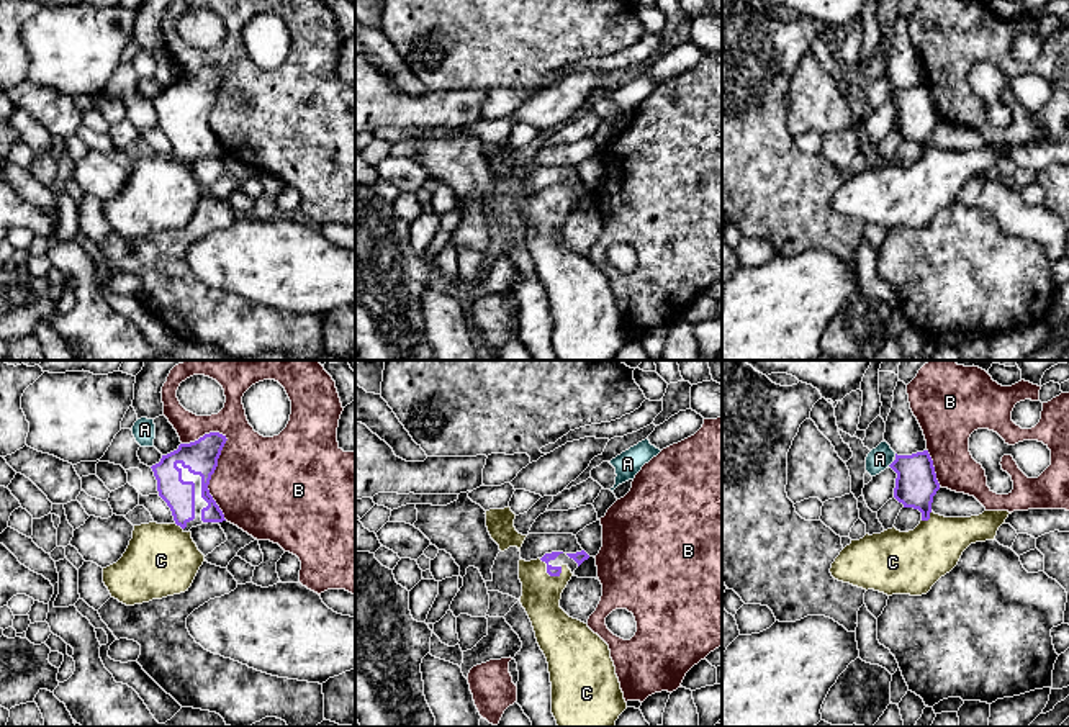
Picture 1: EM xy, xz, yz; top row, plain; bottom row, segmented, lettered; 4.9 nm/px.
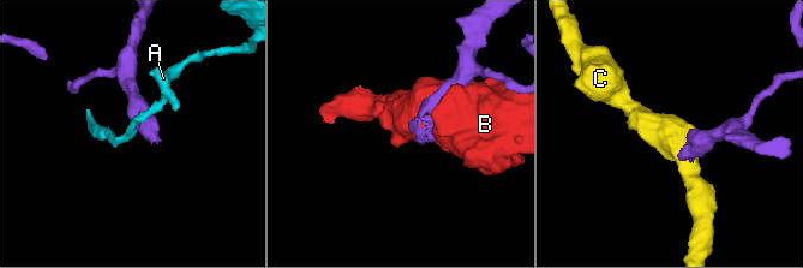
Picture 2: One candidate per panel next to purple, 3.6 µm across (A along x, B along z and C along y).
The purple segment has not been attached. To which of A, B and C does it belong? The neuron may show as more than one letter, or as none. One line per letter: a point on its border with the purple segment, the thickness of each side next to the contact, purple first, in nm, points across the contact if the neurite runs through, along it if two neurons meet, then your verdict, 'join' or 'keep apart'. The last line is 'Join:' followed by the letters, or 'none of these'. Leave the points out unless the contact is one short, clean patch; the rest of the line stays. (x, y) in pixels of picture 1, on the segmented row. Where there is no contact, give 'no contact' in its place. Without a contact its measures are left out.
A: yz (893, 462) | 200/120 nm | along yz (894, 460), (888, 465) | keep apart
B: xy (213, 472) | 170/480 nm | keep apart
C: xz (547, 572) | 50/190 nm | across xz (552, 570), (547, 572), (541, 596) | join
Join: C

